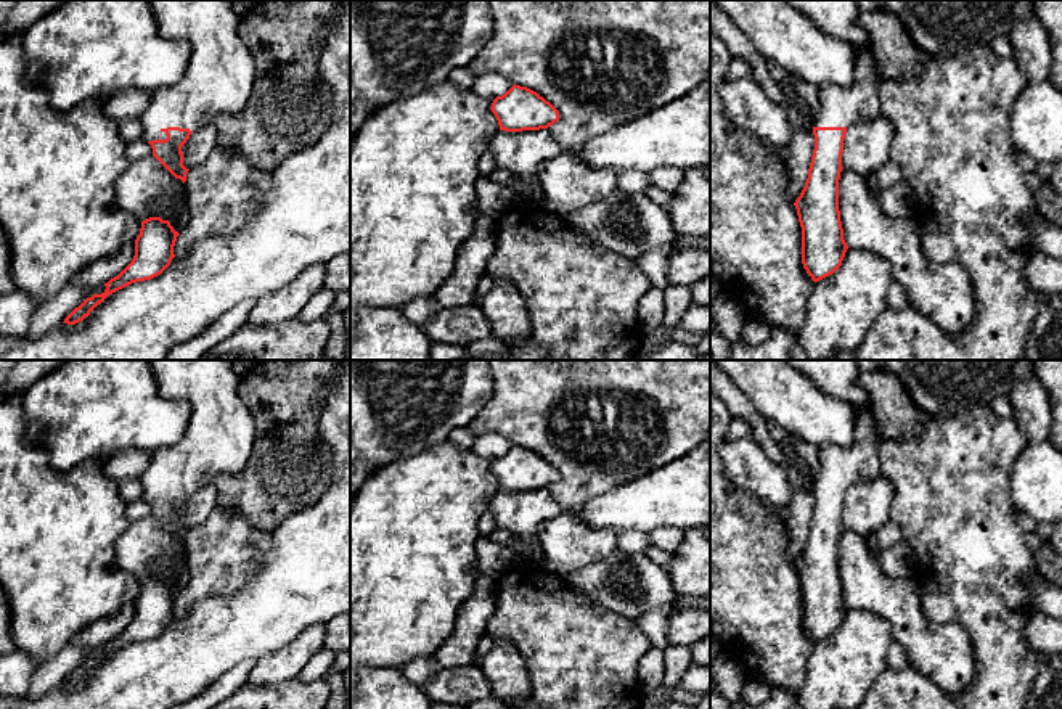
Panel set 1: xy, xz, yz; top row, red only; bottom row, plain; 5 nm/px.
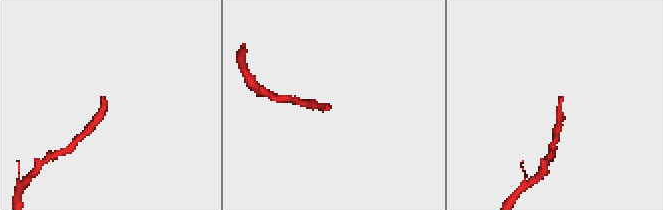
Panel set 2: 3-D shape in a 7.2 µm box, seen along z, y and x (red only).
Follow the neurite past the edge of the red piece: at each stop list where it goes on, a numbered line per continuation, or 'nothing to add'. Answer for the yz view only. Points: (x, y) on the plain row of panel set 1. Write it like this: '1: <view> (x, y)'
1: yz (858, 462)

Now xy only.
1: xy (217, 441)

